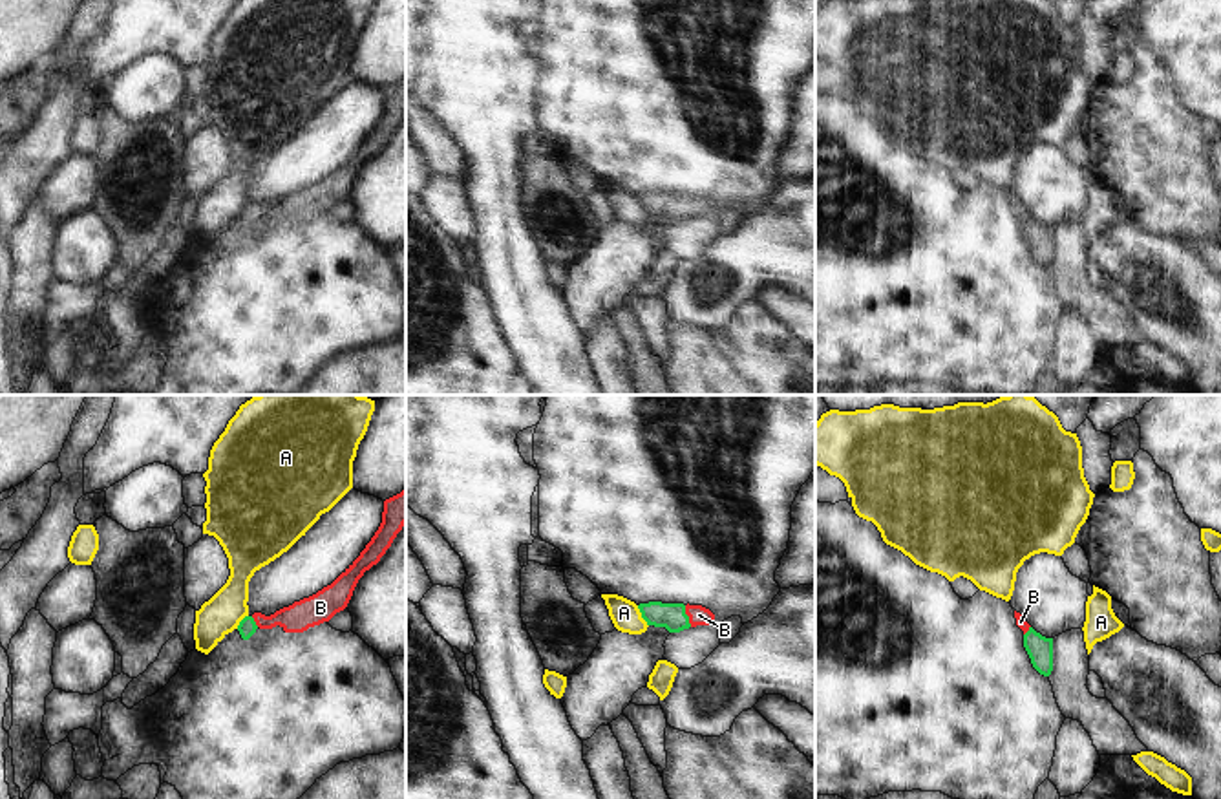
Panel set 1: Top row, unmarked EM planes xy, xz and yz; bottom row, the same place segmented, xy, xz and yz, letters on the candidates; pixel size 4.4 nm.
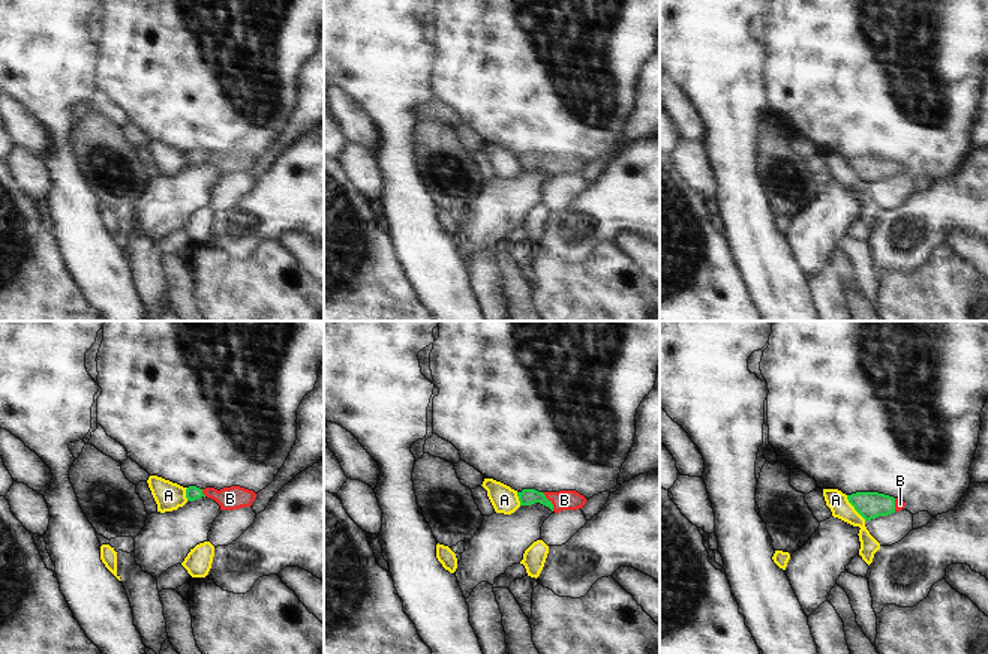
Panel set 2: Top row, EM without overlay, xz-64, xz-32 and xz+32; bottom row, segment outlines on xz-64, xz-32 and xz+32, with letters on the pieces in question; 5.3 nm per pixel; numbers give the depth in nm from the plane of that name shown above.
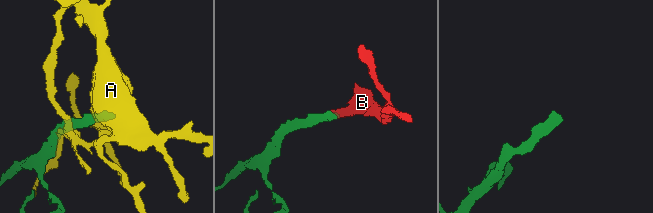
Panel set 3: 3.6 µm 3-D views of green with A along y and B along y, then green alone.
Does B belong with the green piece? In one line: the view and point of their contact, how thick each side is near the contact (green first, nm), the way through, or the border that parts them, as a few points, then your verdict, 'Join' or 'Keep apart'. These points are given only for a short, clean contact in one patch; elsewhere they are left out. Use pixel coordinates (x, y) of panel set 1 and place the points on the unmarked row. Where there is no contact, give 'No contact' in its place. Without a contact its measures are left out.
Touches green at xz (688, 207). Thickness 120 nm (green) against 90 nm. Path across: xz (673, 207), (688, 207), (699, 205). Join

